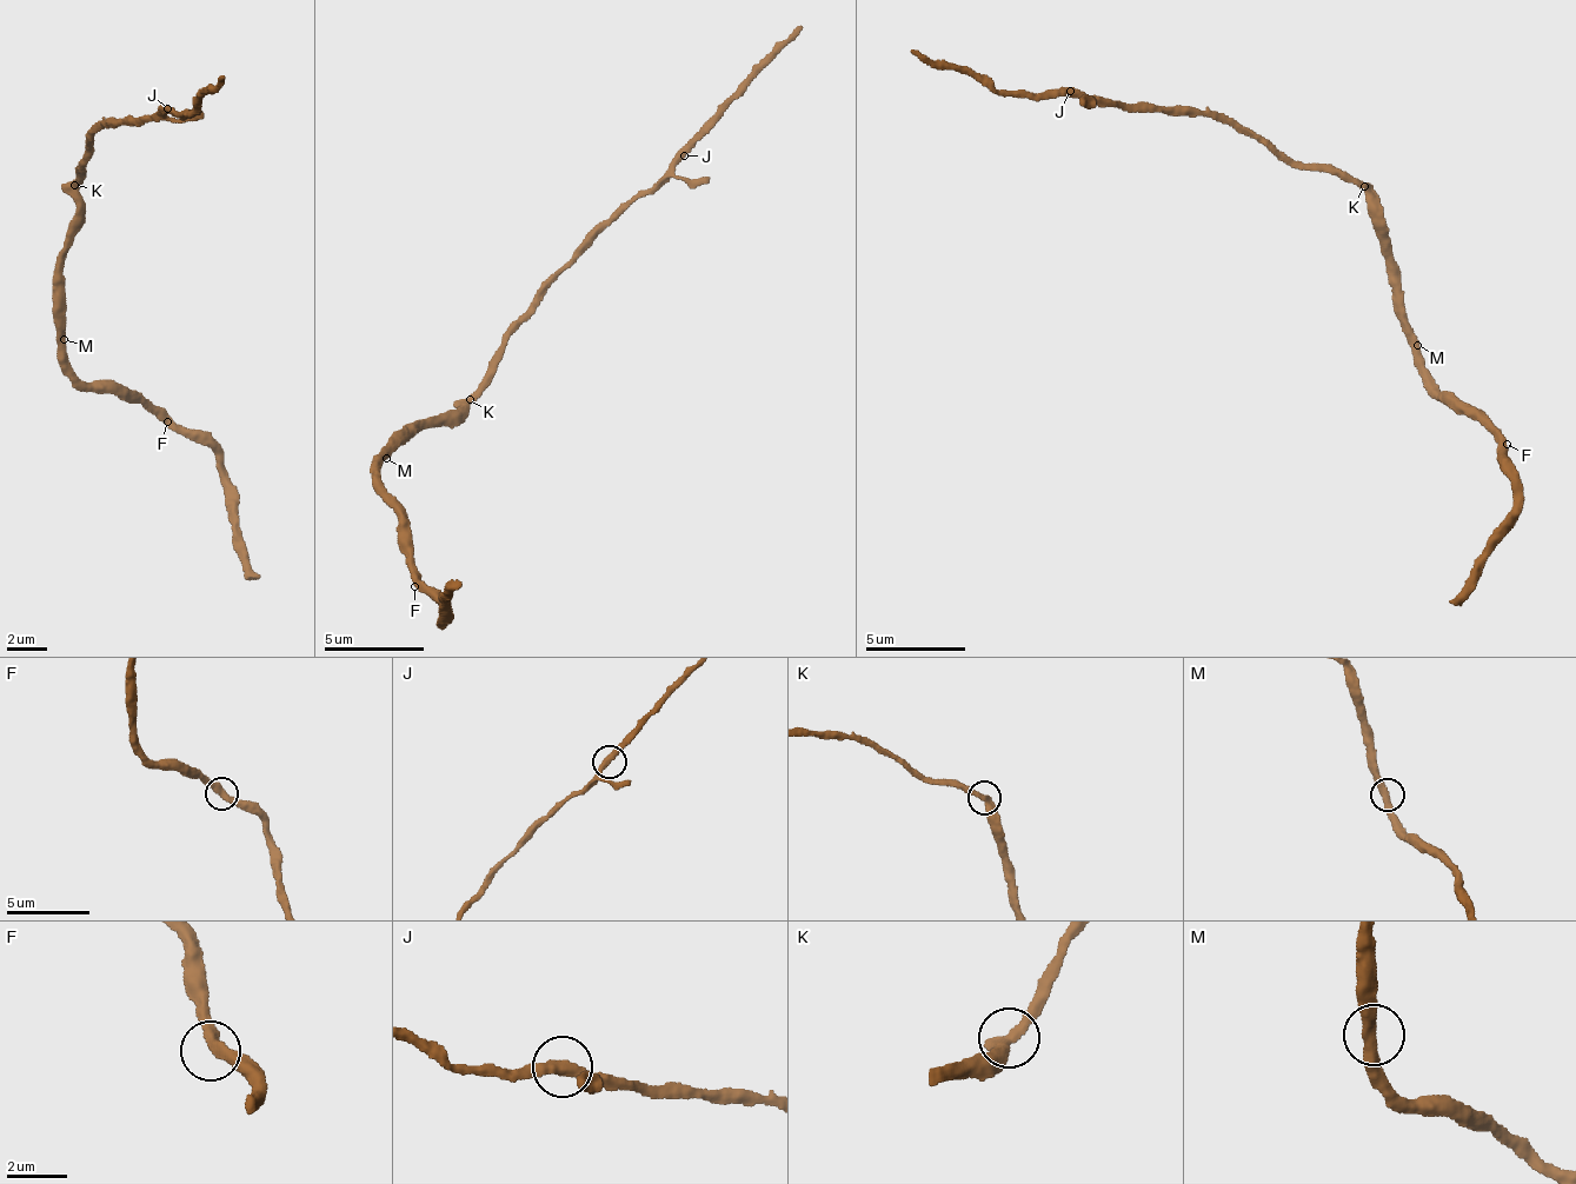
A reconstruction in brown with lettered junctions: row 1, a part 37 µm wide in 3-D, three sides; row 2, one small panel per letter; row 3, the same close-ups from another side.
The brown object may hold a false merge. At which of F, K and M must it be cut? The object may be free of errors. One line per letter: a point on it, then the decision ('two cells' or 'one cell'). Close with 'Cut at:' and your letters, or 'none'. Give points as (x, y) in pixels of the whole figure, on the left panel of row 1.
F: (167, 421) | one cell
K: (74, 185) | two cells
M: (64, 339) | one cell
Cut at: K

